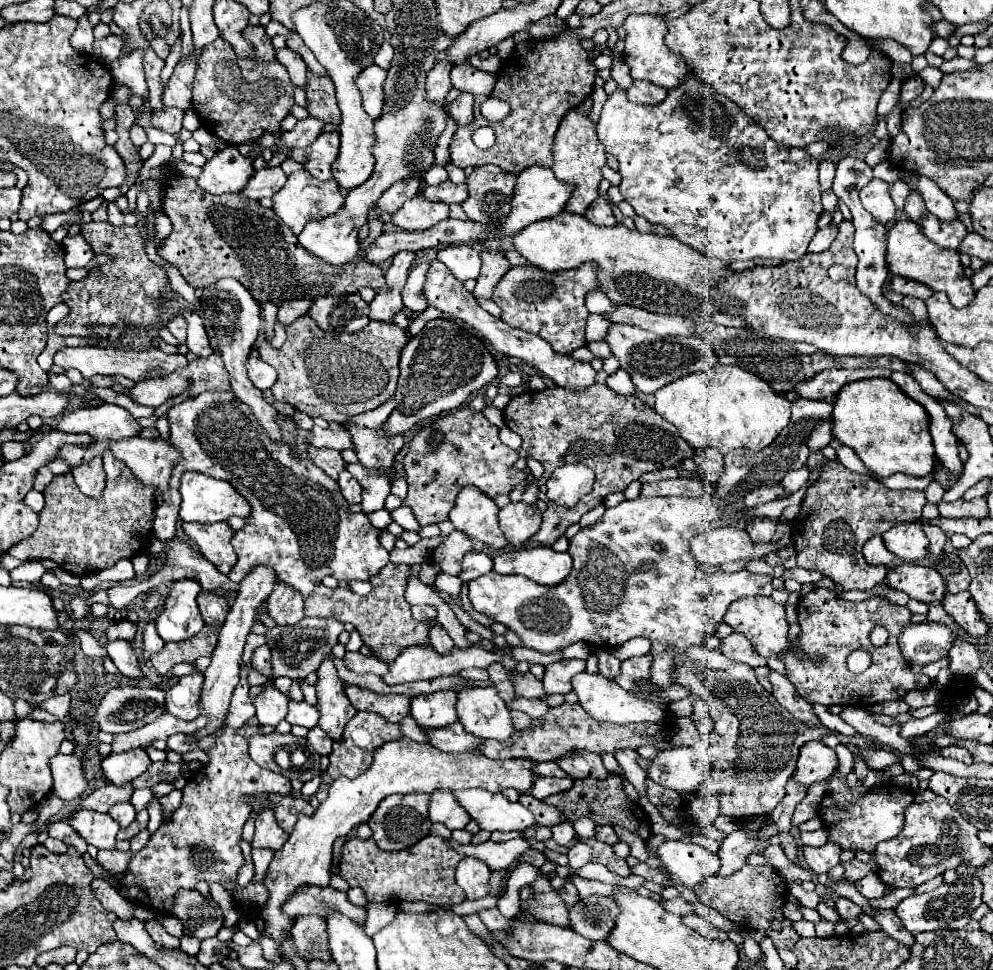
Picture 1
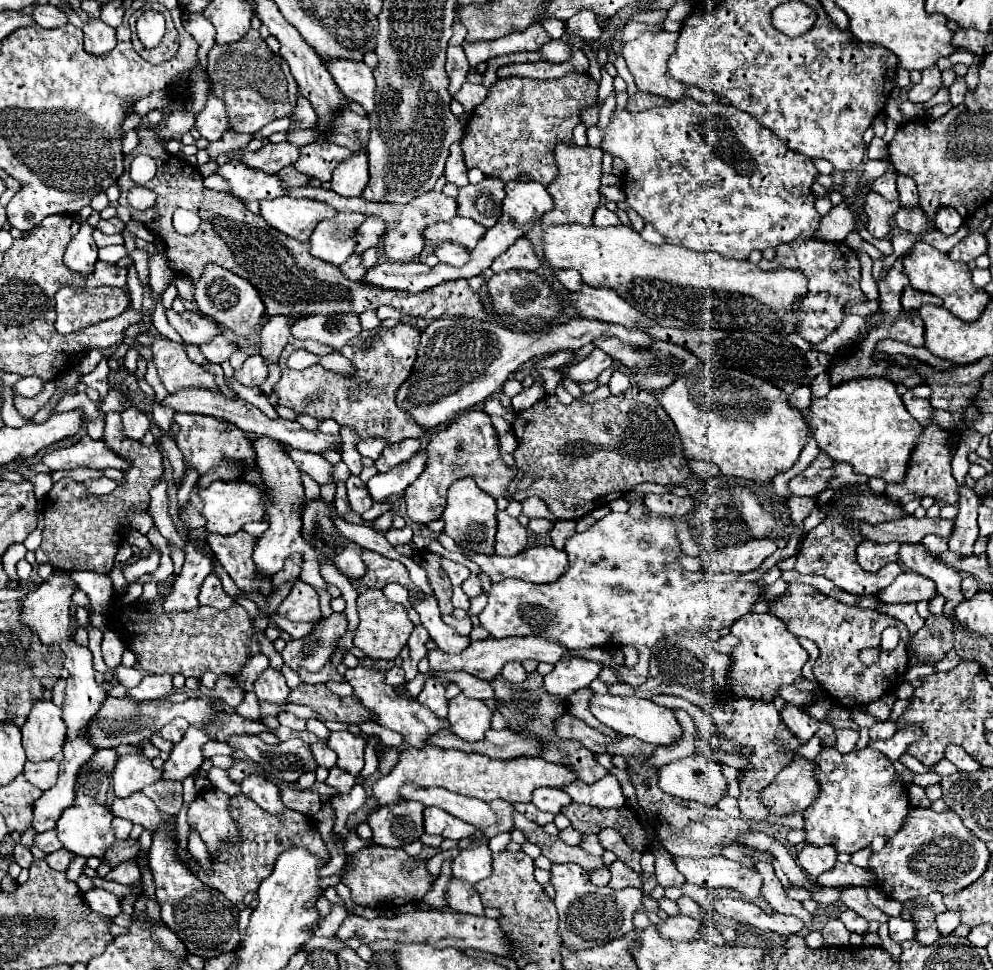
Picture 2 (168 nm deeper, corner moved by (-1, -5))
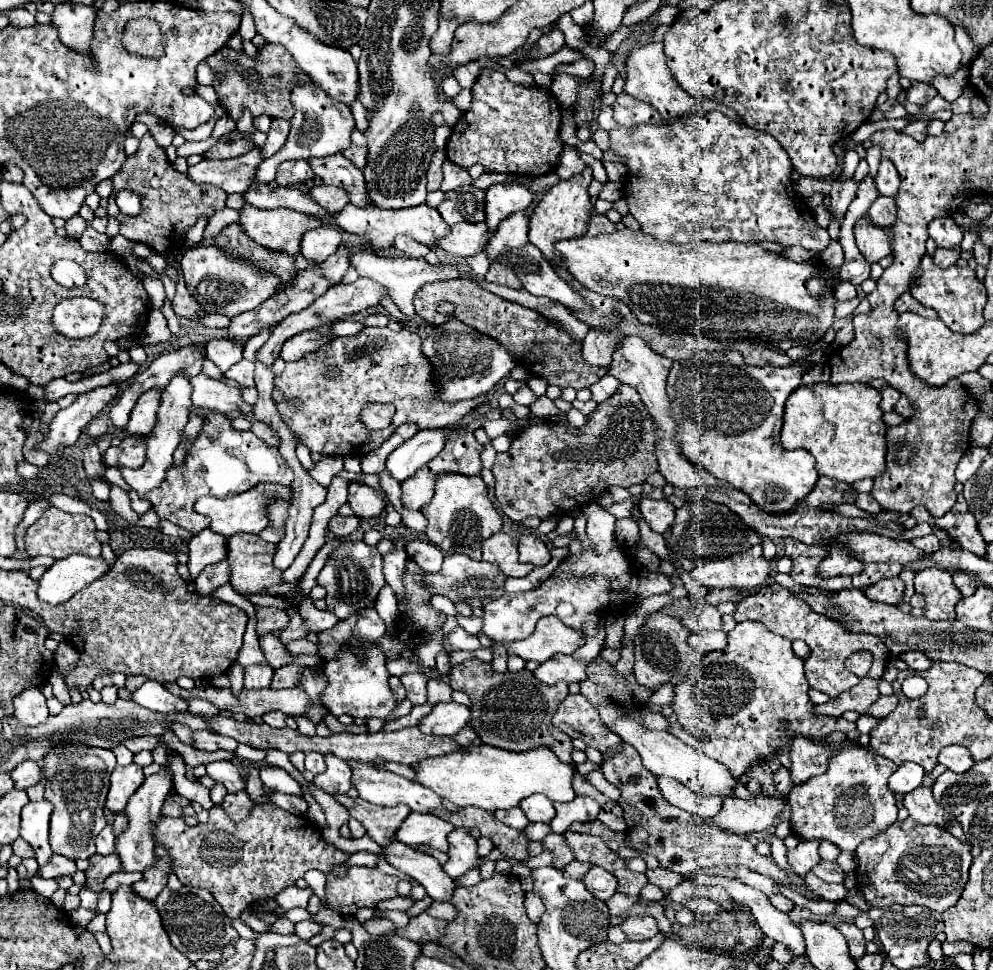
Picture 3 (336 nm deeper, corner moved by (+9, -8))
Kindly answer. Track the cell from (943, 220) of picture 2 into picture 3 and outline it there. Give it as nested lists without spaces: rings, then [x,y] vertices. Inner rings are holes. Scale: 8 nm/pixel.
[[[950,216],[948,218],[934,218],[928,224],[928,234],[942,248],[952,248],[962,242],[962,230],[954,224],[954,220]]]

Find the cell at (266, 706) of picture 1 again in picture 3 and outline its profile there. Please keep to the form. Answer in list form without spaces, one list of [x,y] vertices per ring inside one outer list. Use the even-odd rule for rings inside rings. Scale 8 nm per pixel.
[[[254,664],[244,668],[244,688],[246,690],[260,690],[268,688],[272,682],[274,670],[268,664]]]

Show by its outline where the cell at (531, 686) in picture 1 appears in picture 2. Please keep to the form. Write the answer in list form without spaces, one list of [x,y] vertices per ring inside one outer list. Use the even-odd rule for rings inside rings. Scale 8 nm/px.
[[[506,663],[506,667],[502,669],[502,677],[508,681],[508,683],[522,683],[526,679],[526,671],[520,663]]]

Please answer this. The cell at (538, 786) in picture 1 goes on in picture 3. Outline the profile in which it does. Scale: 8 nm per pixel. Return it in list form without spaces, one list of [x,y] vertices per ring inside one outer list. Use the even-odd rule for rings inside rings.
[[[532,794],[520,802],[520,808],[528,816],[530,822],[550,822],[556,816],[554,804],[544,798],[544,794]]]

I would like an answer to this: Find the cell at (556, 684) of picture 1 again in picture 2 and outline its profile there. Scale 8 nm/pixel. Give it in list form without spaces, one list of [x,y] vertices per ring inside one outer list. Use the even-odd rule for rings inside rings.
[[[564,655],[544,677],[544,687],[550,695],[562,695],[566,699],[574,691],[588,687],[598,677],[600,669],[602,665],[596,661]]]

